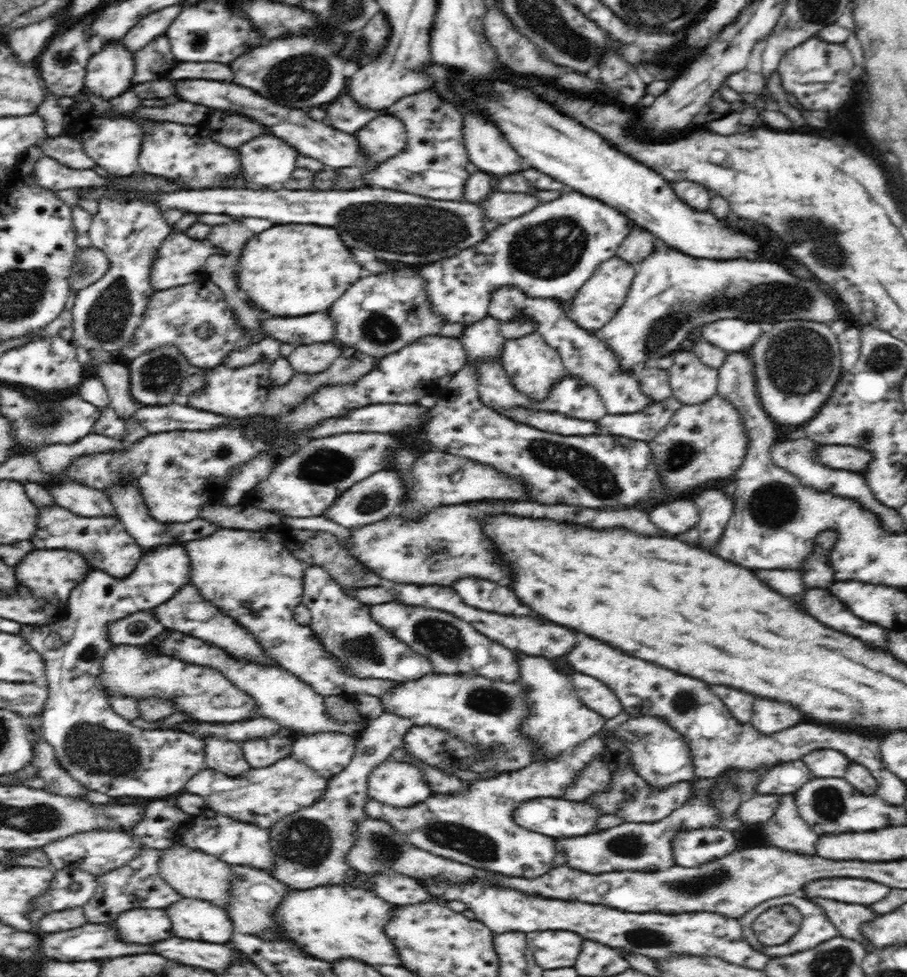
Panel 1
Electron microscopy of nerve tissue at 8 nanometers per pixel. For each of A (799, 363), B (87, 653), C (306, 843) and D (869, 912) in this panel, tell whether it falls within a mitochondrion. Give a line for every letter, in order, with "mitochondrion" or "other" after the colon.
A: mitochondrion
B: mitochondrion
C: mitochondrion
D: other

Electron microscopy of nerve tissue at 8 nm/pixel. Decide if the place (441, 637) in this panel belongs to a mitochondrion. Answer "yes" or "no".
yes

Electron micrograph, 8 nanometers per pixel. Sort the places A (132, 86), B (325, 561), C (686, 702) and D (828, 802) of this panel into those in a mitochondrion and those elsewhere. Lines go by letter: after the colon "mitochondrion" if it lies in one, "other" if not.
A: other
B: other
C: mitochondrion
D: mitochondrion

